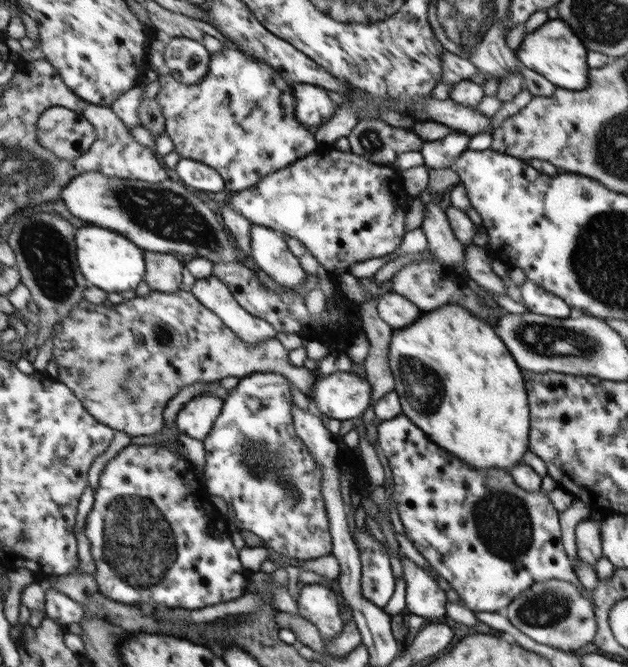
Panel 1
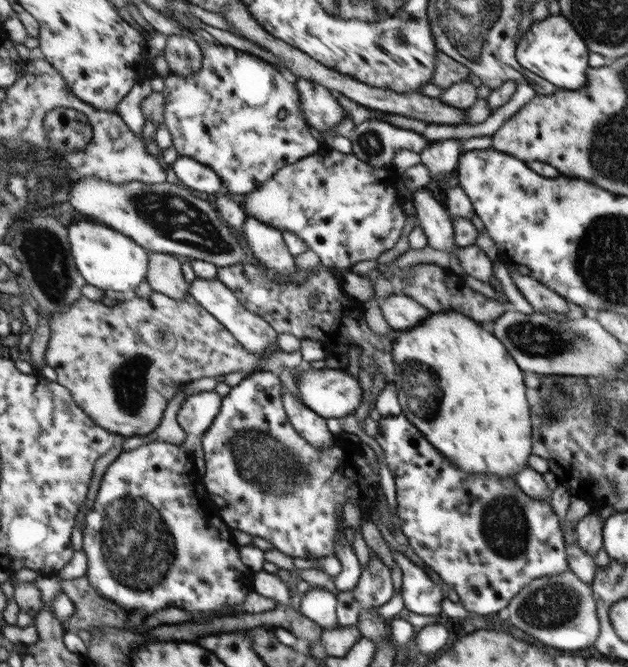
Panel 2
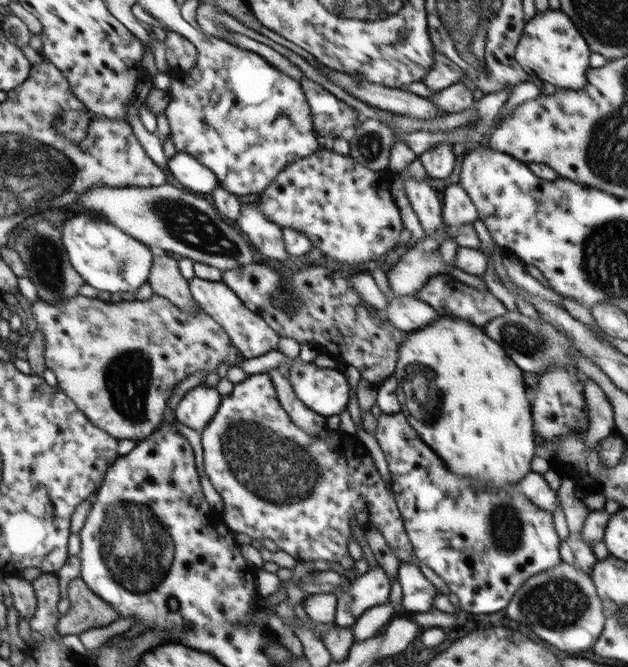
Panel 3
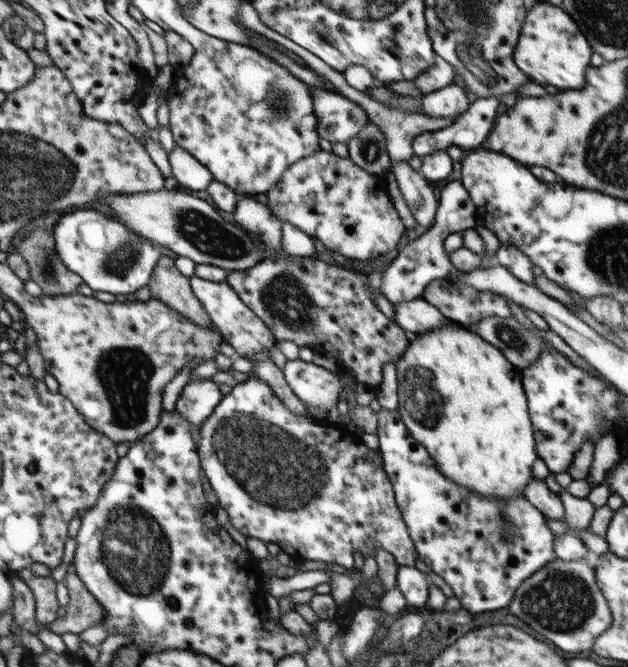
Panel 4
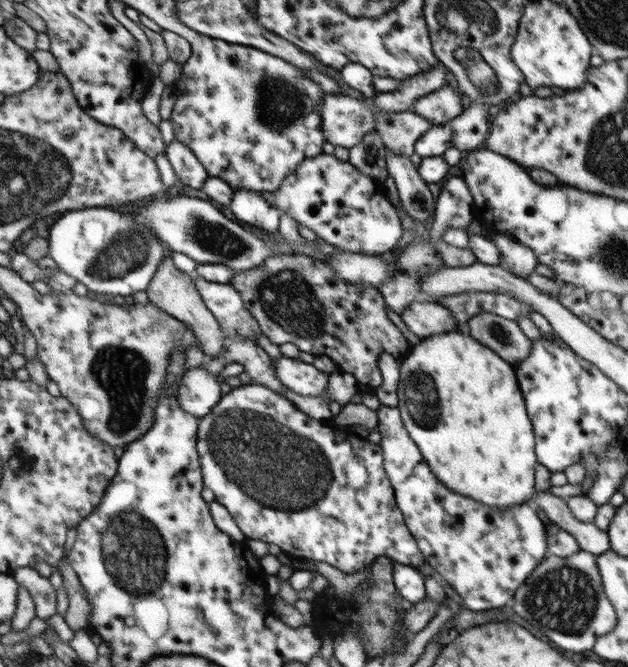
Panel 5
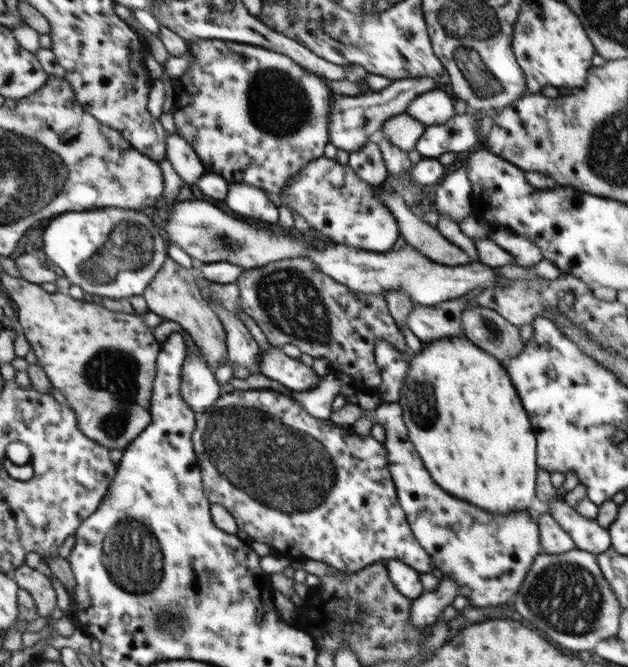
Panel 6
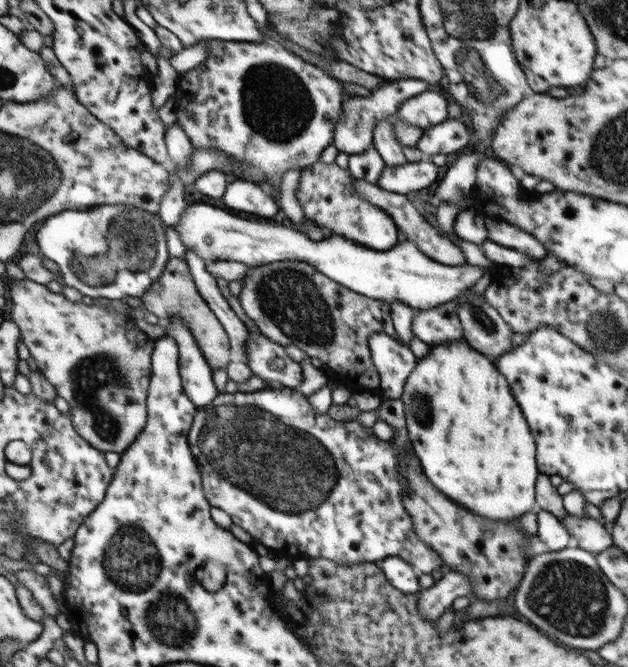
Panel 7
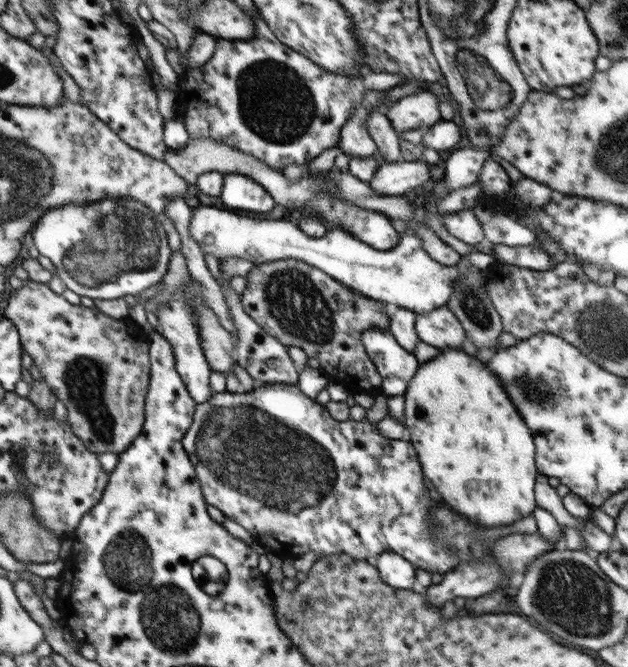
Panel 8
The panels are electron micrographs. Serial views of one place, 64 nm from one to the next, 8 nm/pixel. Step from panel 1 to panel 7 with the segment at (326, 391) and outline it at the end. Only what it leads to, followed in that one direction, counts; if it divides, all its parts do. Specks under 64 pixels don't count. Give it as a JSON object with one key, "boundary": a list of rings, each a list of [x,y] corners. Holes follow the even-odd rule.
{"boundary":[[[247,327],[247,330],[246,363],[251,374],[266,382],[299,389],[304,379],[300,363],[288,356],[285,346],[268,339],[259,329],[254,331]]]}

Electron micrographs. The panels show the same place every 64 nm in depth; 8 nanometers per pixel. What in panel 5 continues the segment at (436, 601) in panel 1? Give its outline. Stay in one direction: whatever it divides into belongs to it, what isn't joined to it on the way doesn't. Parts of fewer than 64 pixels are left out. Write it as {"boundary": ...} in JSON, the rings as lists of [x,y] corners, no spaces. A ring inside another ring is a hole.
{"boundary":[[[394,561],[393,576],[397,592],[409,605],[418,603],[427,596],[424,584],[425,576],[417,567],[406,566]]]}

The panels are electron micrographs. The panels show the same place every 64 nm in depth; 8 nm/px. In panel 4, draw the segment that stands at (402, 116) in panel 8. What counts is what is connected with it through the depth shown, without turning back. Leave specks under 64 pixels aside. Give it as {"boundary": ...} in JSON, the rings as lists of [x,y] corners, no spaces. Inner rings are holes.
{"boundary":[[[454,82],[420,97],[422,112],[432,118],[450,118],[461,115],[470,102],[464,88]]]}

